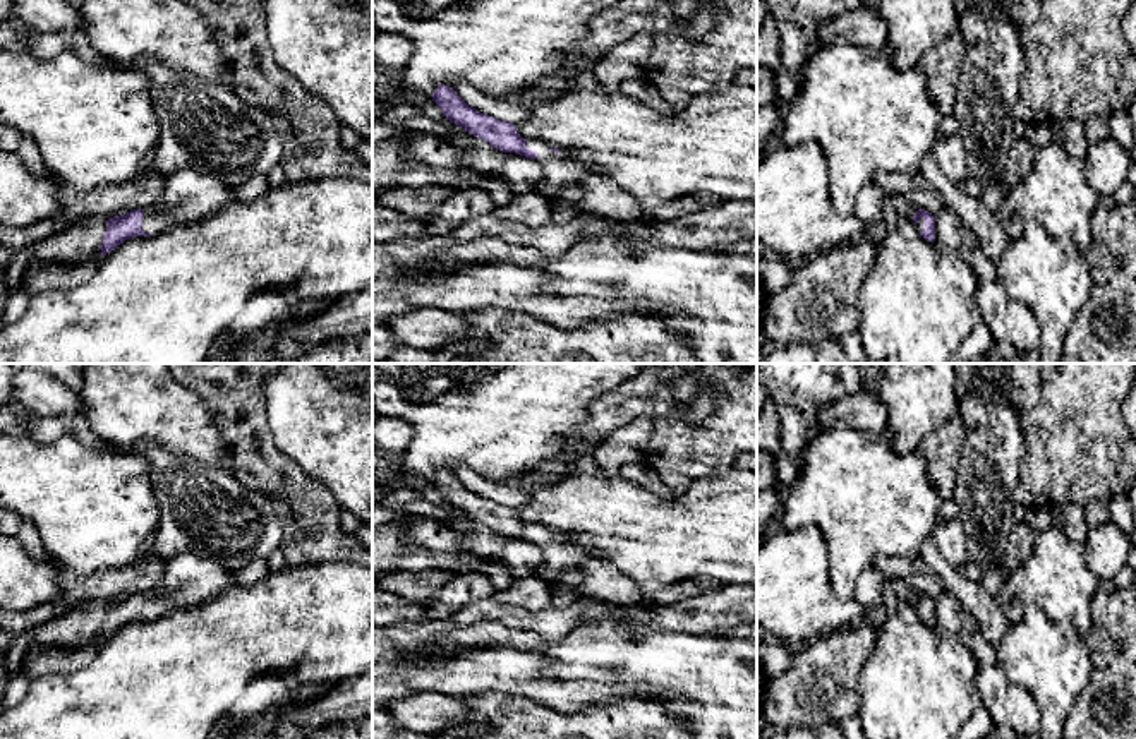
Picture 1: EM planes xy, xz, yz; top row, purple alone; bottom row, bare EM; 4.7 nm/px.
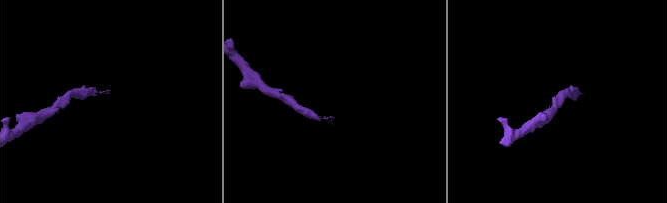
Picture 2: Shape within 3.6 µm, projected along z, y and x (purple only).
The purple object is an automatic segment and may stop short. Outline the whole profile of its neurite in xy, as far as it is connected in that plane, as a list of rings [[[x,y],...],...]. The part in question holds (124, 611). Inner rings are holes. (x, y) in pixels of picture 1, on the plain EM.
[[[190,552],[166,557],[163,580],[156,588],[108,602],[101,640],[134,621],[158,619],[175,607],[197,605],[237,586],[232,573],[220,562]]]

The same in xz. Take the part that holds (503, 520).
[[[444,468],[438,470],[432,485],[444,496],[451,508],[484,523],[492,532],[537,544],[544,556],[541,574],[546,578],[553,578],[566,568],[583,568],[583,564],[592,559],[602,559],[601,554],[592,554],[573,538],[563,537],[546,525],[523,523],[517,516],[517,509],[477,496],[468,490],[453,472]]]

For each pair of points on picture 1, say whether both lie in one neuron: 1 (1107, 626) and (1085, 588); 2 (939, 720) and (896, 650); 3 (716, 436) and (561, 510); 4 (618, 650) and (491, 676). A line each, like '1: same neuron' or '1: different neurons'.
1: different neurons
2: same neuron
3: different neurons
4: different neurons

